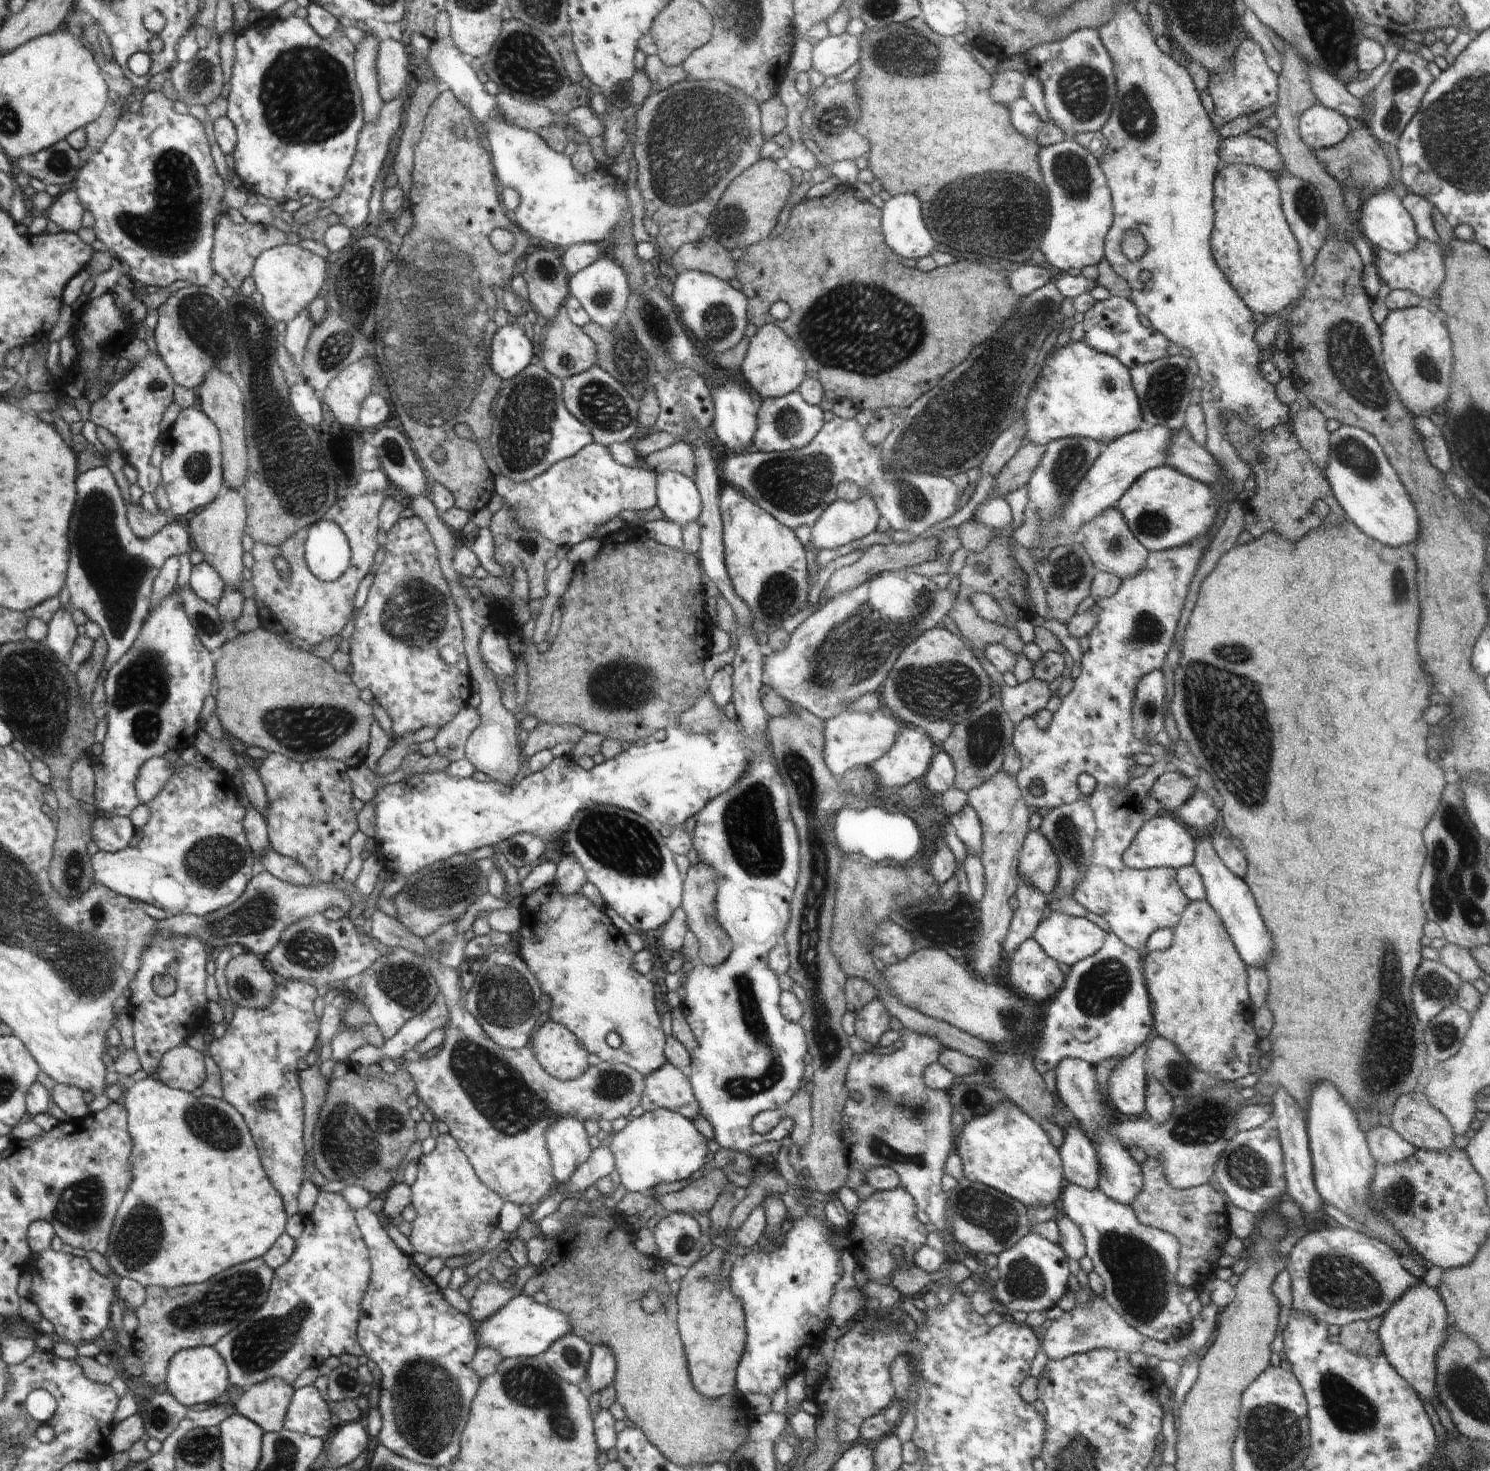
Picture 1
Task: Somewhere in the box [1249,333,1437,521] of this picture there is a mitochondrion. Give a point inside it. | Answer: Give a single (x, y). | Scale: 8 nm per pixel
(1354, 454)

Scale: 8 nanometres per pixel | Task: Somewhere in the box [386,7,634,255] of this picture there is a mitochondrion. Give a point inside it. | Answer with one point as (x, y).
(524, 63)

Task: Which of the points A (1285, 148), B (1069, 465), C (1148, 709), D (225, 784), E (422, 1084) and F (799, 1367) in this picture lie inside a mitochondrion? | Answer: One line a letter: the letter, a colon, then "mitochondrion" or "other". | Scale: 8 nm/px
A: other
B: mitochondrion
C: mitochondrion
D: other
E: other
F: other

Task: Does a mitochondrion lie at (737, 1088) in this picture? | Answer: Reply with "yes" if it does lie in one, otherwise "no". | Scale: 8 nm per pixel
yes

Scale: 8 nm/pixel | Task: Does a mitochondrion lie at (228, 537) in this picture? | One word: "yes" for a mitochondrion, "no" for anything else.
no

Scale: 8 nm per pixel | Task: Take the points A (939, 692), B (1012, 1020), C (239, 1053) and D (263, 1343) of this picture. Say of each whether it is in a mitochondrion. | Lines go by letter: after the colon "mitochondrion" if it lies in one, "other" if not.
A: mitochondrion
B: mitochondrion
C: other
D: mitochondrion

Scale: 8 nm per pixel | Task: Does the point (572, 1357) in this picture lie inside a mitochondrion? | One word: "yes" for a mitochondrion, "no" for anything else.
yes

